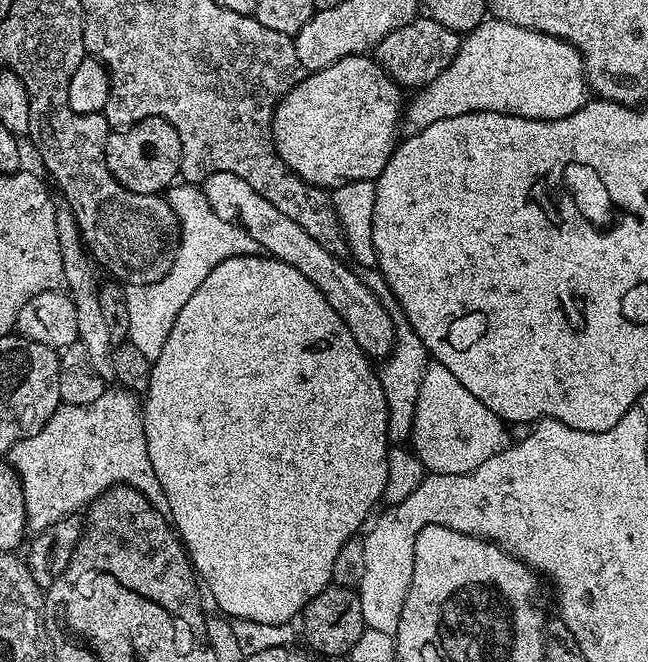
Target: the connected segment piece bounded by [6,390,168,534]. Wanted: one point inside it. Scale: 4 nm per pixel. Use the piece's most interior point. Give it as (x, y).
(83, 450)

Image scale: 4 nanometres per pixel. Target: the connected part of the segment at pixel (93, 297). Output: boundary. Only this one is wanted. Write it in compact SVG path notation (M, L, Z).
M57 207L56 229L58 230L58 250L62 254L63 287L72 297L74 310L78 310L78 342L86 346L86 354L90 354L90 366L94 366L98 375L105 382L115 381L116 375L112 365L114 341L110 338L110 330L98 303L97 269L94 267L94 261L84 243L84 238L80 235L80 227L71 208Z

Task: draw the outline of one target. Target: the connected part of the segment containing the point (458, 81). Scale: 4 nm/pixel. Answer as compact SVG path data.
M488 18L463 37L454 62L450 62L434 82L425 84L413 96L416 97L407 101L402 117L403 127L408 128L409 133L426 130L426 126L434 126L434 122L442 122L442 118L458 118L458 114L466 114L464 108L471 112L508 113L531 120L554 121L576 113L587 103L588 87L584 60L572 44L505 20Z

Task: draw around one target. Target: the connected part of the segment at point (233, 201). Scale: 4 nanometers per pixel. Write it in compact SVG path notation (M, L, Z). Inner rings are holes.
M229 172L210 174L202 182L202 191L206 202L210 204L210 210L214 210L218 218L226 218L226 222L242 226L259 242L267 255L286 262L294 266L294 270L306 274L306 278L310 278L310 282L314 282L314 286L322 290L326 302L334 306L338 318L346 322L350 334L354 334L358 346L367 356L373 361L380 362L391 354L396 341L394 322L390 322L388 311L378 302L378 298L366 286L366 282L358 278L355 267L347 268L341 257L335 256L333 252L314 242L314 238L310 238L310 234L306 234L306 230L302 230L298 222L286 218L286 214L282 214L278 206L270 206L270 202L266 202L266 198L262 198L258 190L250 186L250 182L234 174Z

